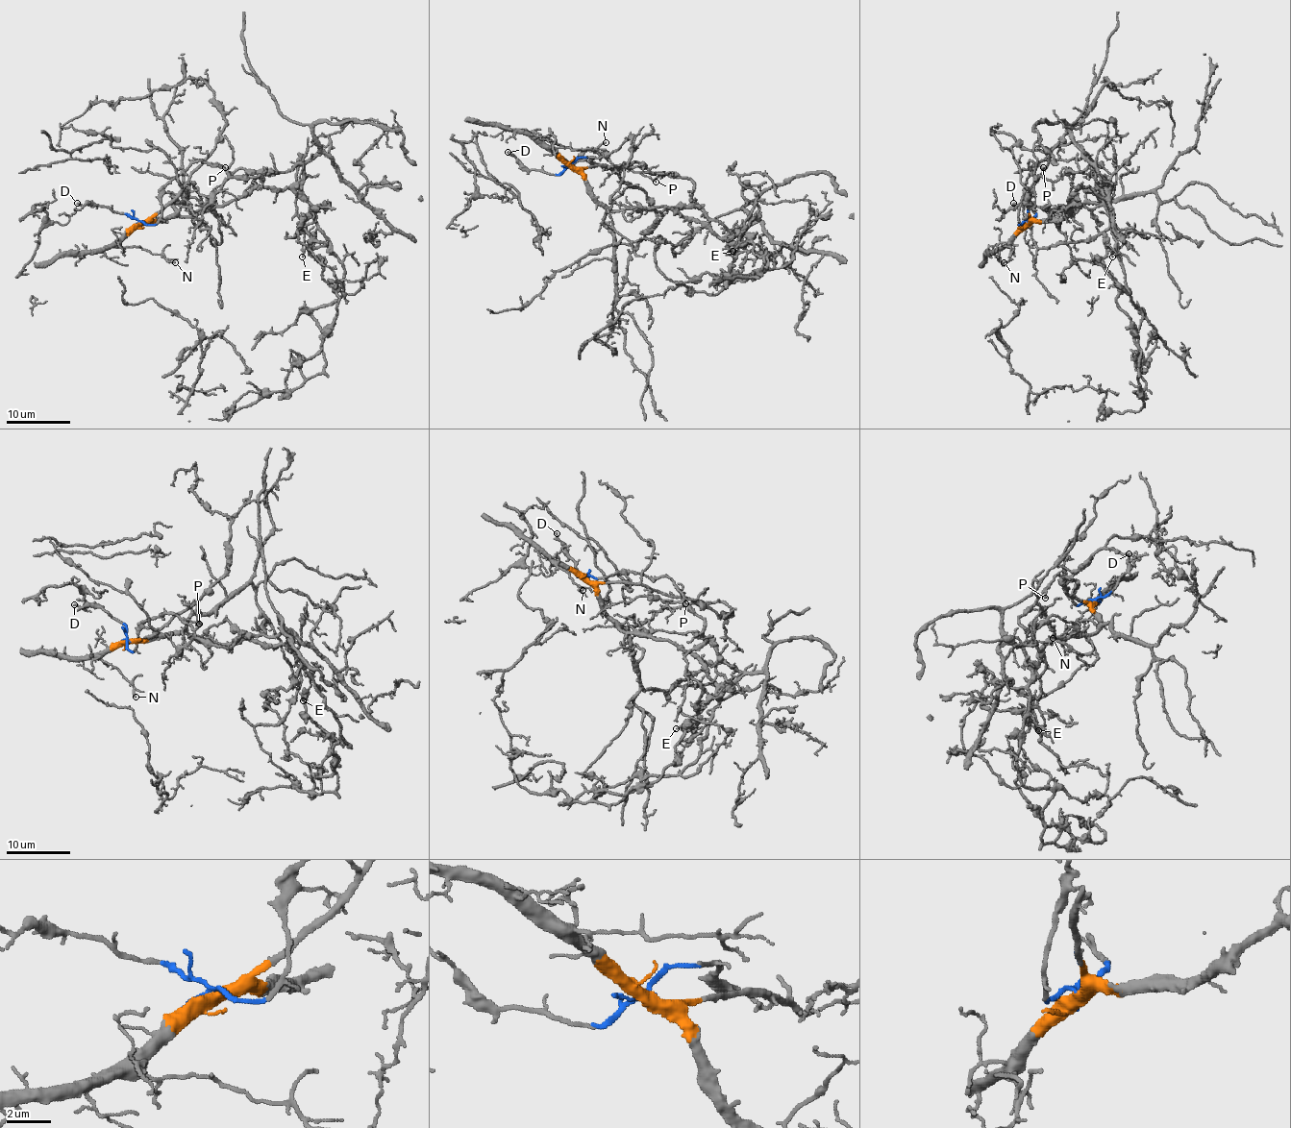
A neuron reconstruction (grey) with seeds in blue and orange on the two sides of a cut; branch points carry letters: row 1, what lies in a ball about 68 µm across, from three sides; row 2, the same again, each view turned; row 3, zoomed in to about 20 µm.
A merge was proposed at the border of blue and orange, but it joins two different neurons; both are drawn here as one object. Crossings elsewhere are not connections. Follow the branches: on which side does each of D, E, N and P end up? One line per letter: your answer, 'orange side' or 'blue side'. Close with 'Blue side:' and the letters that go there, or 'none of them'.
D: blue side
E: orange side
N: orange side
P: blue side
Blue side: D, P

